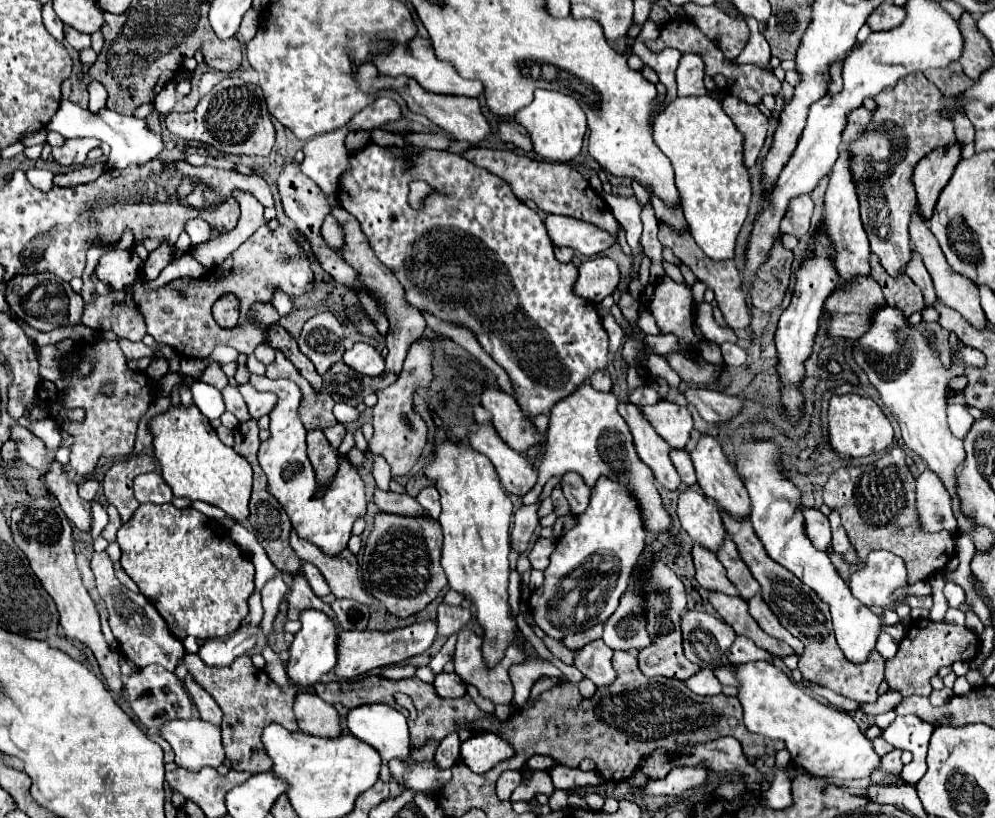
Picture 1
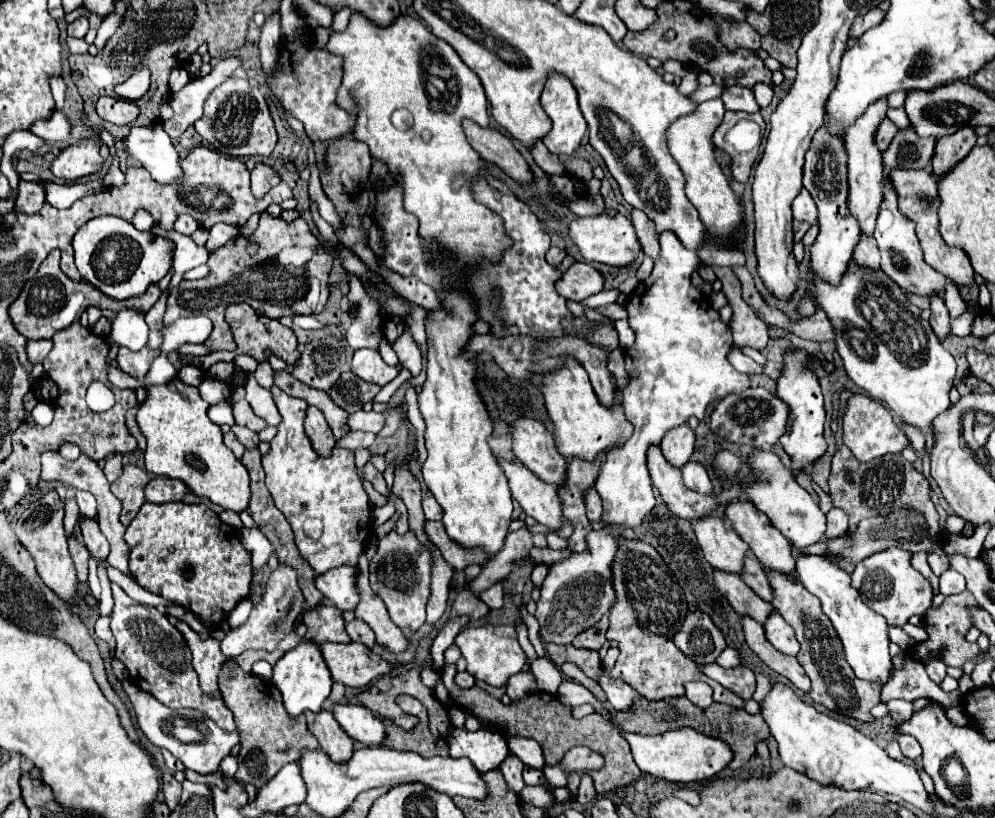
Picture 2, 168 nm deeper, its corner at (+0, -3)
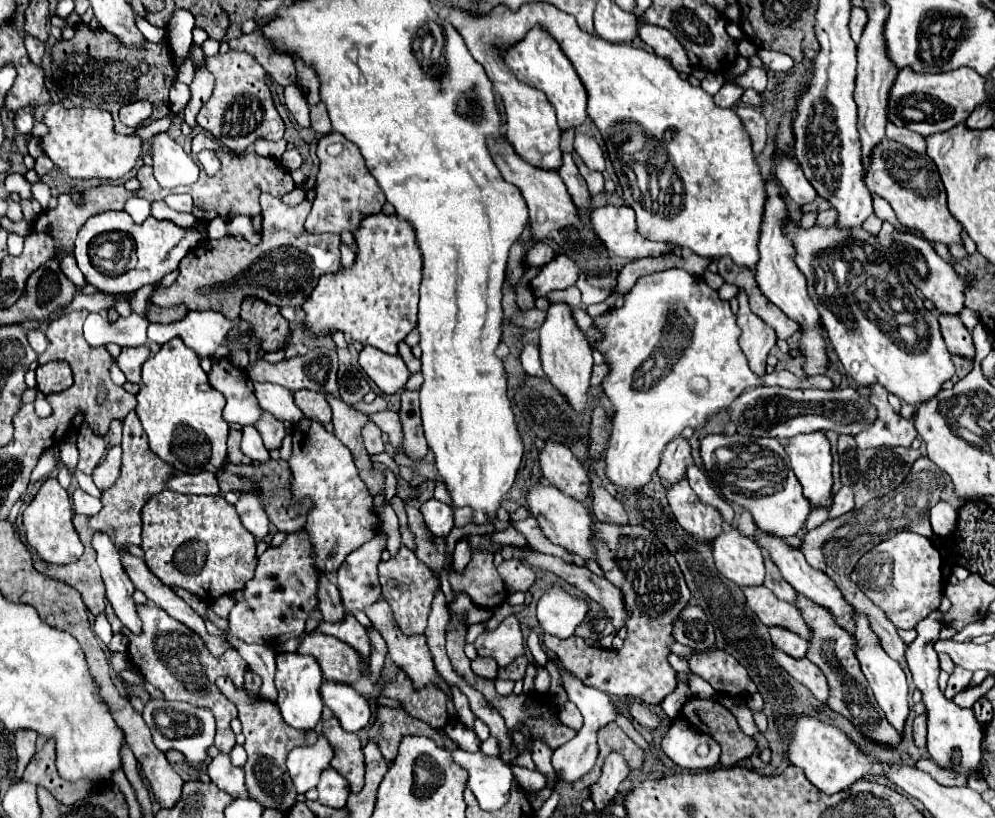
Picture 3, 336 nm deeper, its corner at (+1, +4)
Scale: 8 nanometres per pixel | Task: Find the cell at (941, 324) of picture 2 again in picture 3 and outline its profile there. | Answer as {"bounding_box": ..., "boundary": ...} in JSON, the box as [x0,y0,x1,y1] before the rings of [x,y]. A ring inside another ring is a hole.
{"bounding_box":[938,313,974,357],"boundary":[[[940,313],[938,321],[940,321],[940,331],[948,345],[948,351],[956,355],[964,355],[964,357],[974,357],[974,343],[972,343],[970,331],[962,325],[960,317]]]}

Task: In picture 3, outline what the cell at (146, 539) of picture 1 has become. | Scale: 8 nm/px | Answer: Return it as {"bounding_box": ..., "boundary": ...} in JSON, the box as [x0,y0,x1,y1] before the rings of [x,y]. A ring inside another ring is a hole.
{"bounding_box":[142,493,256,605],"boundary":[[[156,493],[142,509],[142,551],[148,569],[168,587],[182,587],[212,605],[254,577],[256,539],[242,527],[238,513],[222,495]]]}

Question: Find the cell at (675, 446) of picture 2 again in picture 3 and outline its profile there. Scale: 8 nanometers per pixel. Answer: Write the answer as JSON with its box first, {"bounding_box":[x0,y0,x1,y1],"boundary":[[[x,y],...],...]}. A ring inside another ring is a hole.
{"bounding_box":[658,435,690,487],"boundary":[[[678,435],[666,445],[666,449],[662,453],[662,461],[658,467],[658,475],[662,479],[662,485],[666,487],[674,481],[684,479],[688,463],[690,463],[690,445],[682,435]]]}

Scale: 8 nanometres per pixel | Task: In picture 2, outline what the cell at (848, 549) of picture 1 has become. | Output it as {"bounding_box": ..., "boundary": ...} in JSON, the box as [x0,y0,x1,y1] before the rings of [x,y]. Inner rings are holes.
{"bounding_box":[825,508,847,538],"boundary":[[[833,508],[829,514],[827,514],[827,530],[825,530],[825,536],[827,538],[837,538],[841,534],[847,532],[847,514],[841,510],[841,508]]]}

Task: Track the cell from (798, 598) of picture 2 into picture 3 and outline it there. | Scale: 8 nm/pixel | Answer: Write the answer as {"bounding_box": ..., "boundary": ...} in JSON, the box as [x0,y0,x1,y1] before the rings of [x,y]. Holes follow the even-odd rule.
{"bounding_box":[794,595,900,745],"boundary":[[[796,595],[794,605],[800,609],[800,615],[804,617],[804,623],[812,629],[812,637],[808,639],[806,657],[824,673],[824,677],[828,681],[830,697],[828,697],[826,705],[832,711],[844,715],[866,737],[870,737],[874,741],[880,741],[880,743],[898,745],[900,735],[896,733],[896,729],[892,729],[892,725],[888,725],[888,719],[884,717],[884,711],[880,709],[880,705],[876,705],[874,693],[872,693],[864,673],[860,671],[858,659],[854,655],[854,641],[852,641],[850,633],[846,629],[840,629],[840,625],[836,625],[836,619],[832,617],[832,613],[828,613],[828,609],[824,609],[822,605],[812,603],[804,595]]]}

